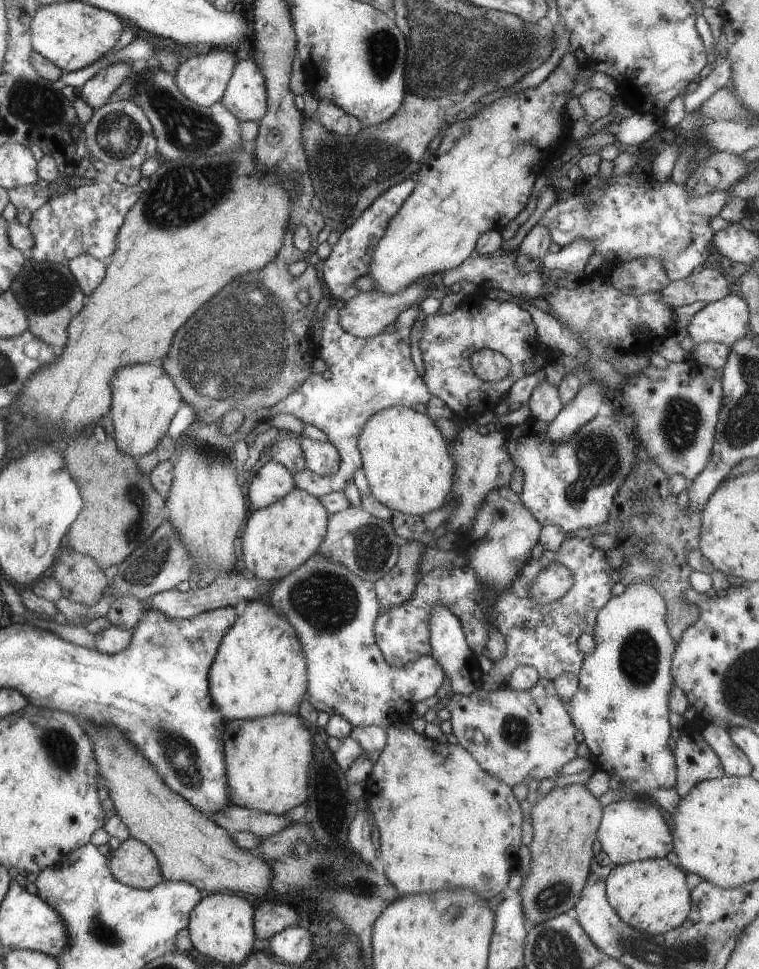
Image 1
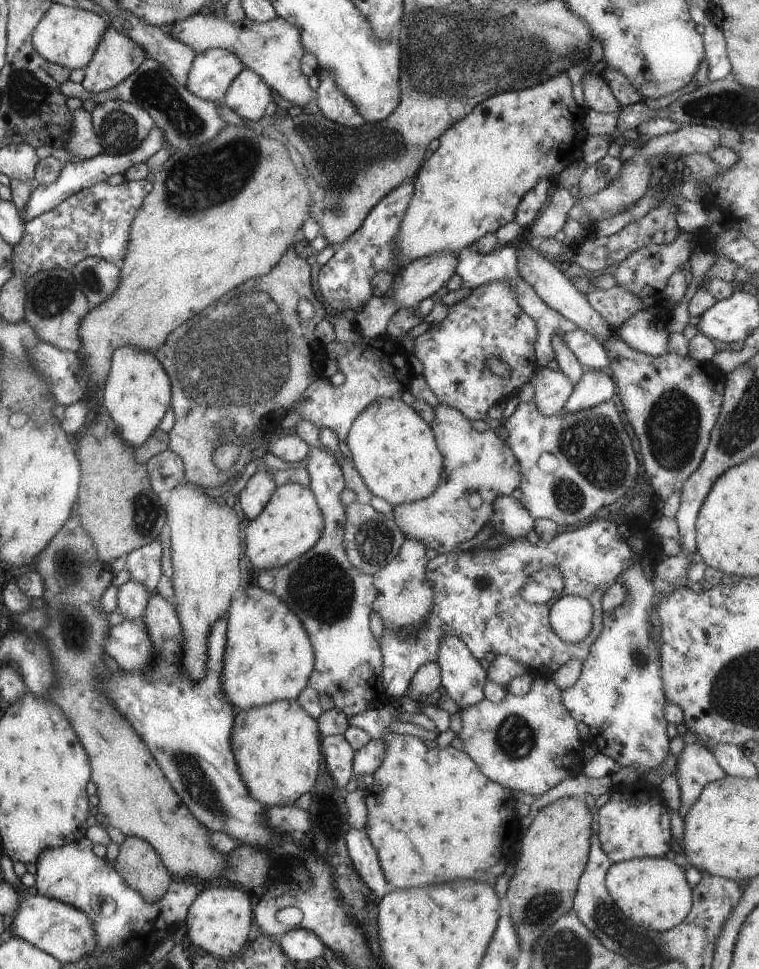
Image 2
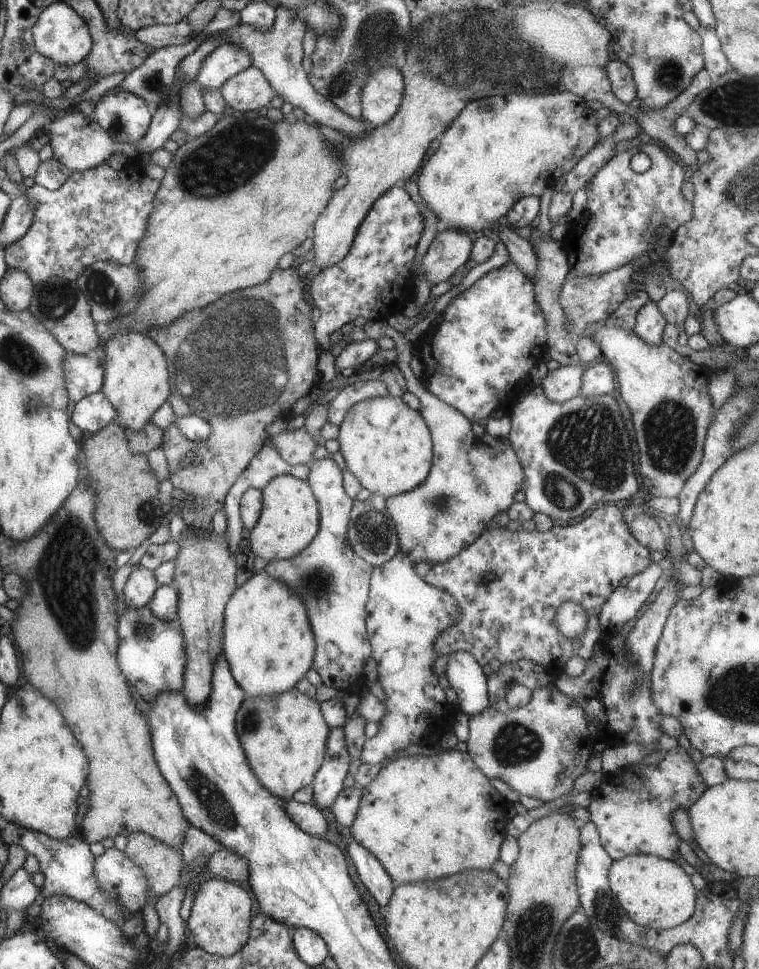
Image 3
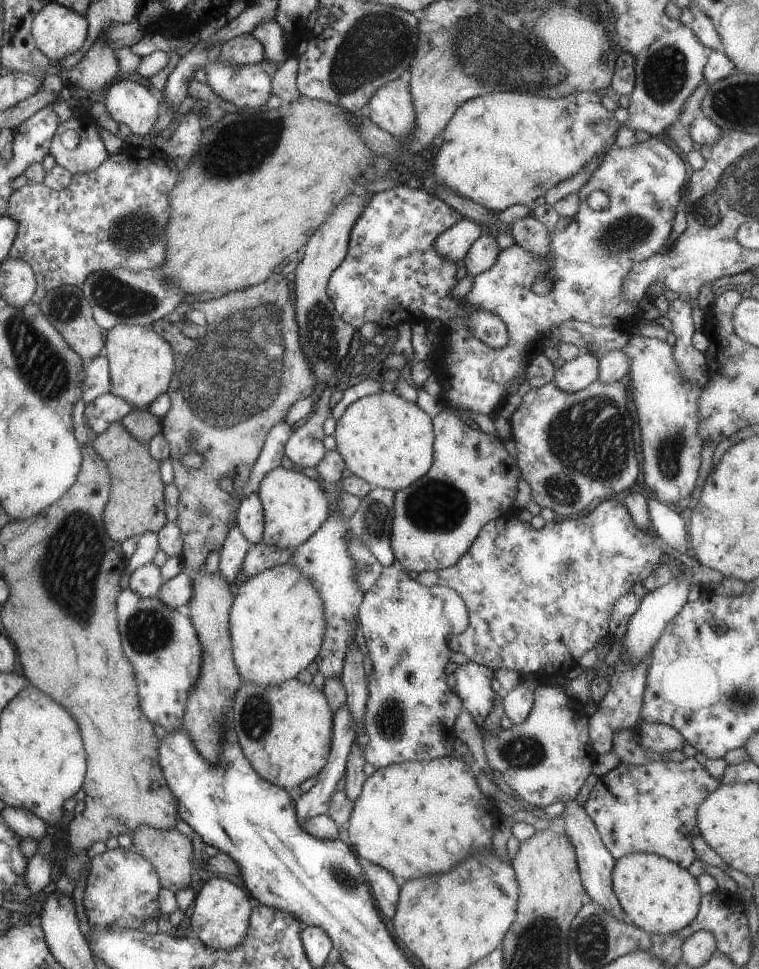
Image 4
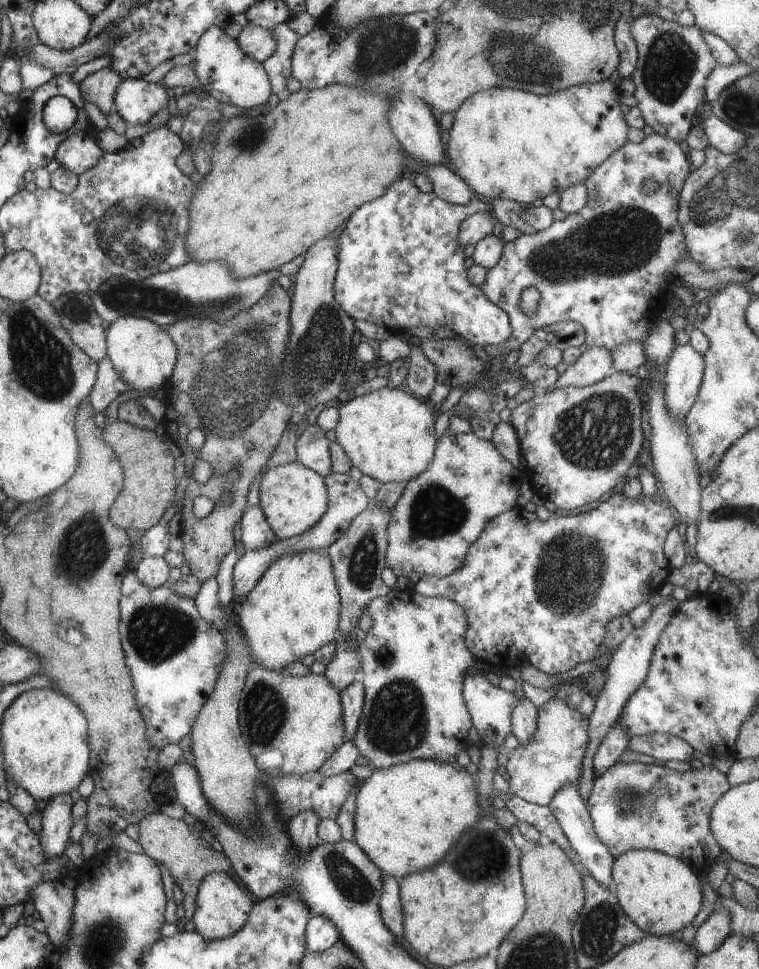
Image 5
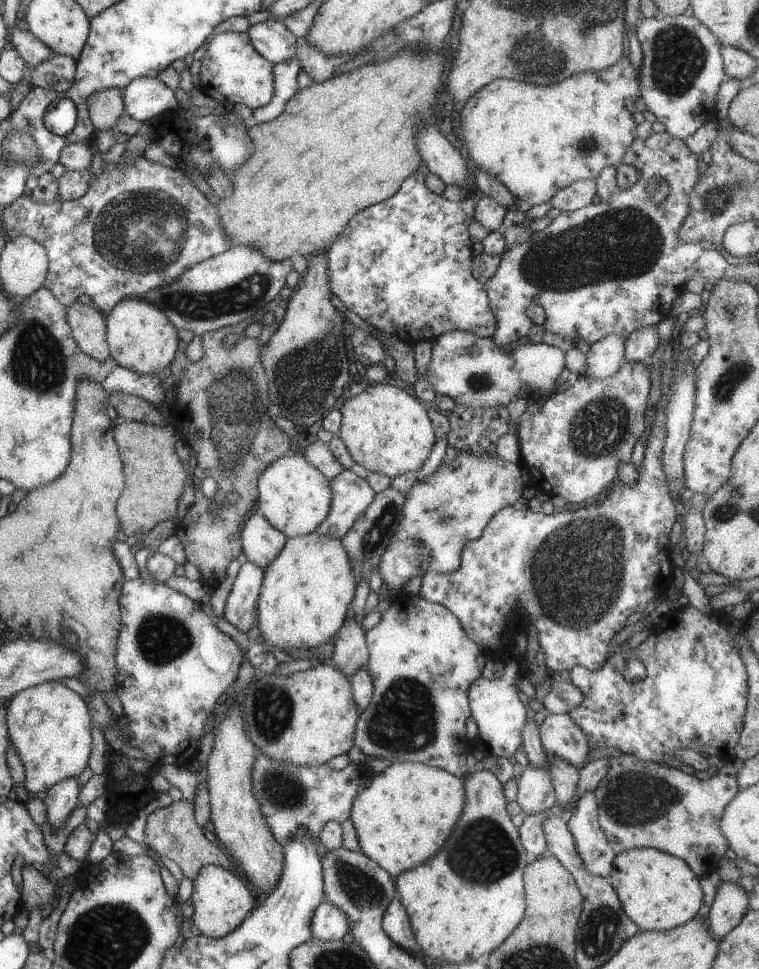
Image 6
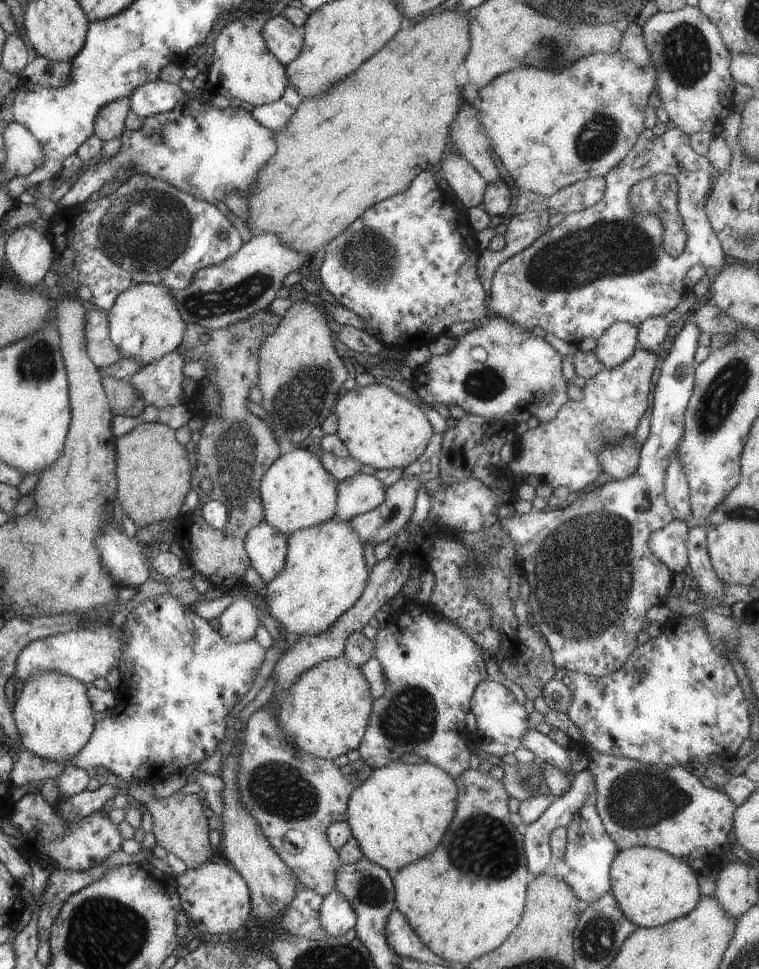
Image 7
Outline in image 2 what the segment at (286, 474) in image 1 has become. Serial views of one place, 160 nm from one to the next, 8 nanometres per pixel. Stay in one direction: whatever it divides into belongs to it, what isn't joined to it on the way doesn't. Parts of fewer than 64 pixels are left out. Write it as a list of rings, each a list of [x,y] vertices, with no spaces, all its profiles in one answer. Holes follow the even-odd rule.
[[[263,468],[263,470],[255,471],[238,493],[241,510],[249,521],[258,516],[259,512],[265,508],[267,500],[271,498],[273,490],[277,488],[277,484],[271,478],[273,478],[272,470]]]

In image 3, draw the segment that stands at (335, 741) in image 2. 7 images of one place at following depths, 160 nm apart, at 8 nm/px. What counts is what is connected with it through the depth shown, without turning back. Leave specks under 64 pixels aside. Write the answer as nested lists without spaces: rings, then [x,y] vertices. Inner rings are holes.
[[[330,728],[326,738],[323,762],[311,783],[313,796],[310,804],[319,808],[330,808],[343,789],[343,779],[351,773],[352,765],[347,751],[342,728]]]

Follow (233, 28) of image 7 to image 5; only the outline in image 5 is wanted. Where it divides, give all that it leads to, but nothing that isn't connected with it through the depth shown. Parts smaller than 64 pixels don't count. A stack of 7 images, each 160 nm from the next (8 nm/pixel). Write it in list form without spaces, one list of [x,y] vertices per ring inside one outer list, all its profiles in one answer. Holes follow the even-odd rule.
[[[219,25],[210,26],[201,34],[194,51],[195,64],[191,67],[197,77],[199,89],[213,96],[218,102],[245,109],[261,106],[269,100],[272,92],[262,63],[241,52],[236,40],[225,35]]]

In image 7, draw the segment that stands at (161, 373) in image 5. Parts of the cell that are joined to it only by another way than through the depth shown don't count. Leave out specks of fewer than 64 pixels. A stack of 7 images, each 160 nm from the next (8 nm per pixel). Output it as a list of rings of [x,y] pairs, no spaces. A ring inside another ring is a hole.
[[[136,283],[116,296],[113,304],[107,309],[108,336],[121,357],[128,357],[143,366],[176,350],[187,324],[181,320],[176,310],[171,291],[163,285]]]

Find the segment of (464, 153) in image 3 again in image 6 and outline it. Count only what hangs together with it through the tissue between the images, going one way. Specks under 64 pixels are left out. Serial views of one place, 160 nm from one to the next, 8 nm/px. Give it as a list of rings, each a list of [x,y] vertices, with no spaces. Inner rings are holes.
[[[627,50],[620,60],[617,60],[613,66],[605,68],[605,70],[595,70],[595,72],[579,72],[555,83],[551,86],[535,86],[527,82],[517,82],[517,80],[507,80],[505,78],[496,79],[489,82],[483,88],[477,90],[464,104],[459,112],[459,126],[462,135],[461,141],[465,145],[467,152],[467,161],[470,170],[479,168],[483,172],[487,172],[489,176],[497,178],[497,182],[501,182],[507,191],[515,200],[521,200],[528,205],[539,205],[548,202],[555,193],[563,189],[569,184],[579,180],[594,180],[597,174],[606,167],[616,167],[619,160],[623,156],[623,152],[629,147],[629,144],[636,138],[635,122],[631,114],[636,111],[634,106],[635,98],[639,95],[639,76],[637,76],[638,68],[631,66],[627,56]]]

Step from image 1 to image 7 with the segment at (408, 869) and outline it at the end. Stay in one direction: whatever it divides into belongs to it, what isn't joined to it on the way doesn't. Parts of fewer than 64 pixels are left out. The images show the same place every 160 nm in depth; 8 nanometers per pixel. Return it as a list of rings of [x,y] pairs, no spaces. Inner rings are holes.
[[[390,762],[369,771],[367,778],[353,789],[346,804],[346,822],[362,856],[394,874],[402,866],[429,854],[445,834],[454,815],[457,789],[454,780],[441,768],[429,764]]]

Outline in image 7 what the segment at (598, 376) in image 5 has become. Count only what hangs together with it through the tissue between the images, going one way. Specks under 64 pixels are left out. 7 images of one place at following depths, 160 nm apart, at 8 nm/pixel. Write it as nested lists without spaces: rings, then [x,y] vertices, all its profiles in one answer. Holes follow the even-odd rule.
[[[623,321],[611,324],[599,338],[593,352],[604,368],[621,364],[636,349],[638,328]]]

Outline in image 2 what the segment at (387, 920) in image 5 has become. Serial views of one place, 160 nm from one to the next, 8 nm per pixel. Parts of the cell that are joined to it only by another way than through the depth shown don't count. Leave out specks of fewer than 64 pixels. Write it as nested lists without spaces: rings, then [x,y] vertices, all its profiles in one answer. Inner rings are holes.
[[[350,828],[345,834],[345,845],[348,857],[353,864],[353,872],[359,874],[359,880],[377,896],[385,894],[385,880],[373,846],[365,830]]]

